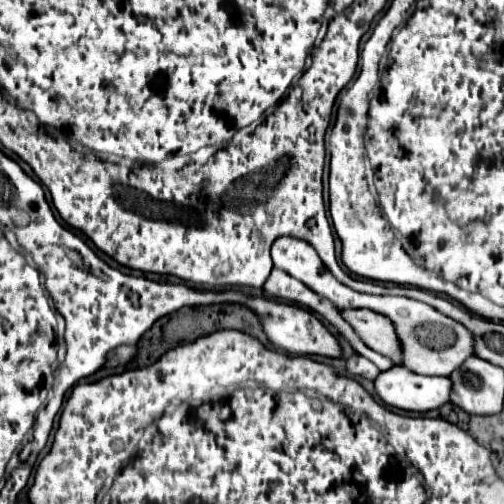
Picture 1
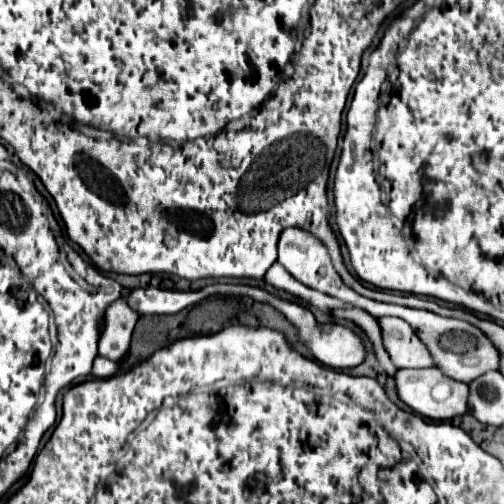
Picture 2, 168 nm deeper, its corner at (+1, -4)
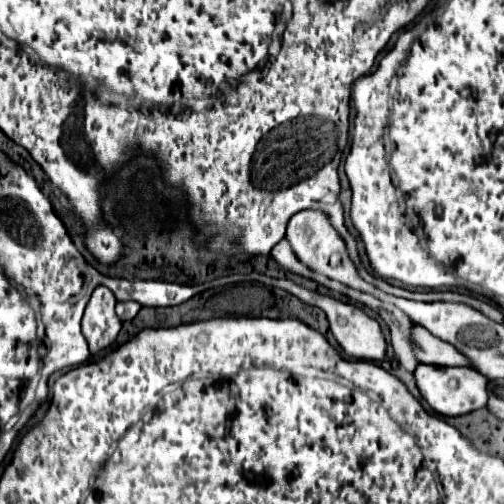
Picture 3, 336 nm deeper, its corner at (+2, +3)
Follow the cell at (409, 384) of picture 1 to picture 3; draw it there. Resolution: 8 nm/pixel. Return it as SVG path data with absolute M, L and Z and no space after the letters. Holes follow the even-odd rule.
M419 365L413 373L415 385L427 405L445 417L457 417L471 413L475 409L485 407L487 403L487 379L469 367L435 367L435 365Z

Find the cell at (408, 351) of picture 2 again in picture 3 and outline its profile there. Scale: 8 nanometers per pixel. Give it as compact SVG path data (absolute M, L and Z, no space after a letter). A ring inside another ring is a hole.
M413 325L411 329L411 347L419 363L439 365L439 367L465 367L469 361L449 343L433 337L425 327Z

